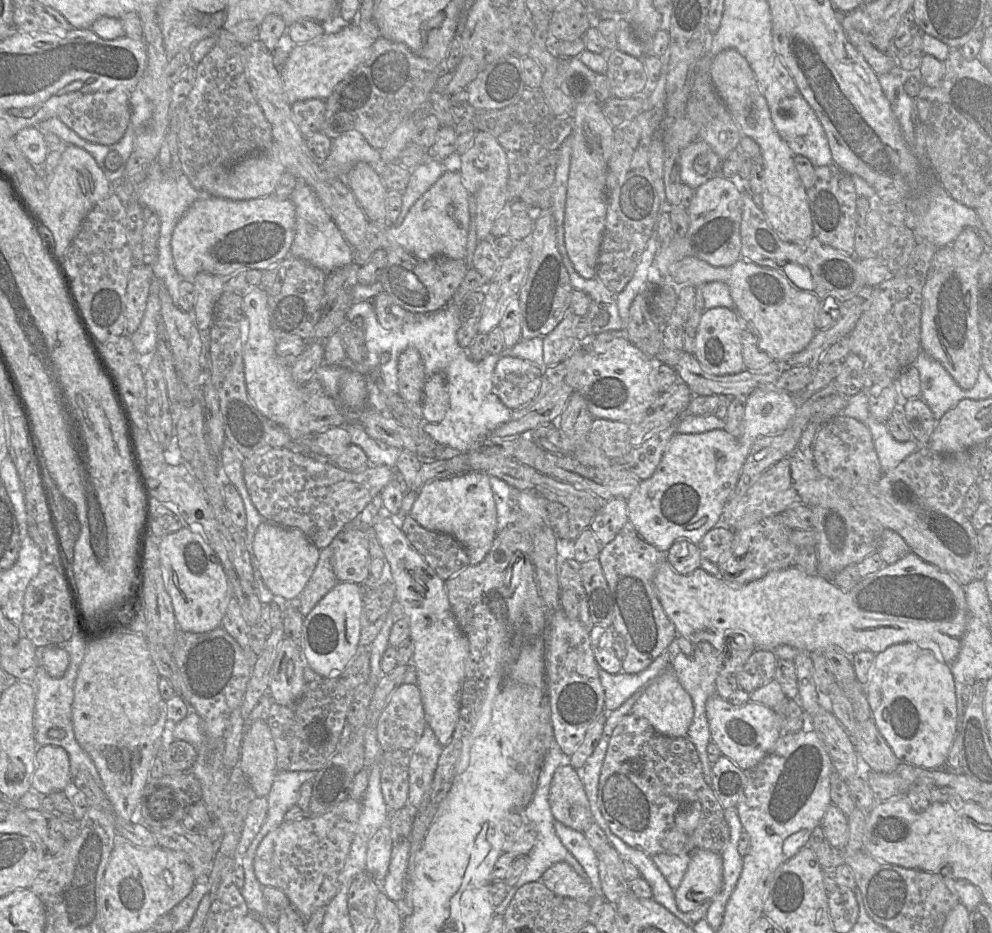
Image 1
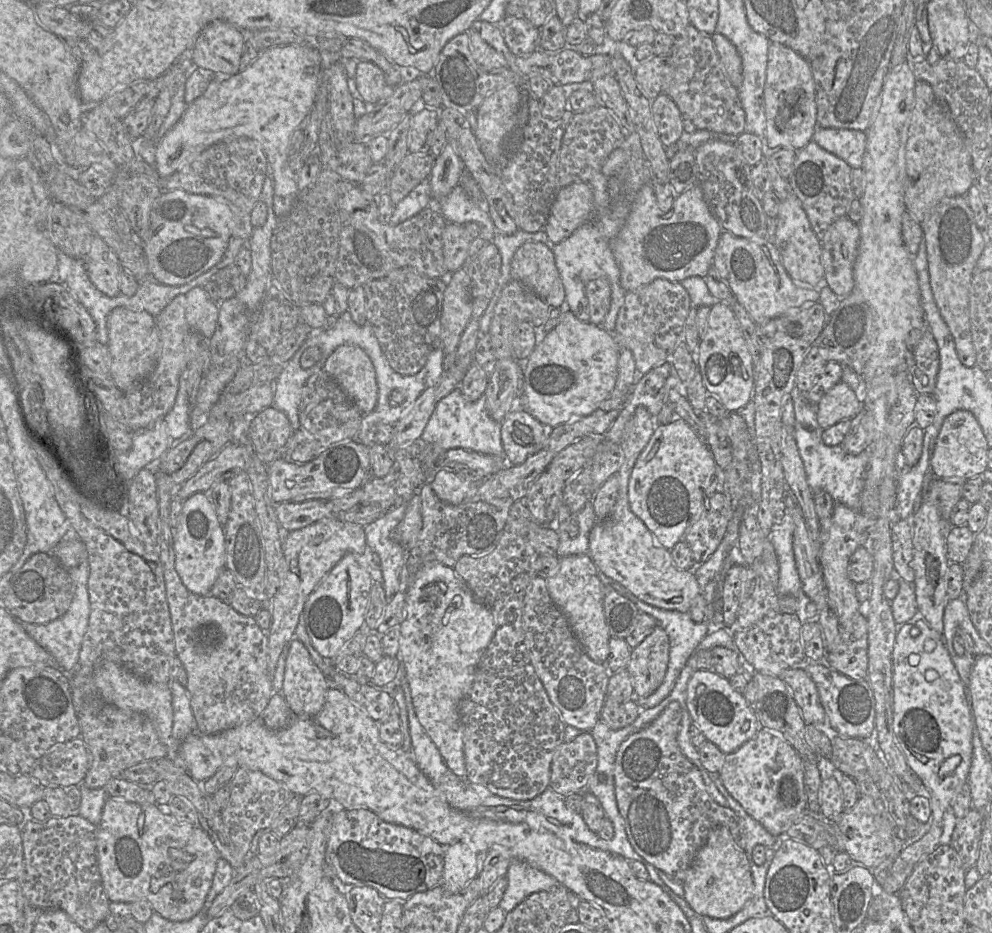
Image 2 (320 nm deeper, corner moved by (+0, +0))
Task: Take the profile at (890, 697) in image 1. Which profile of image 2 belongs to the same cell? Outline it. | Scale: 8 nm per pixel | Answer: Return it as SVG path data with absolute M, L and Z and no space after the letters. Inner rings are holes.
M923 619L914 624L905 623L897 632L892 654L892 685L893 734L908 766L922 782L932 810L929 830L916 842L905 844L882 886L885 892L898 894L916 865L941 845L943 814L951 808L958 790L967 783L972 758L973 714L966 687L951 660L942 635ZM927 639L932 639L936 644L932 652L924 650ZM911 654L920 657L916 666L908 662ZM929 669L939 674L935 681L928 682L925 679L925 672Z

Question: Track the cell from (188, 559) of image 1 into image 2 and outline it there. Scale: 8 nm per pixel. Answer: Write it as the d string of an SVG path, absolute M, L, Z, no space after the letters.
M196 492L183 500L178 524L173 530L175 570L183 585L193 594L207 596L225 569L225 541L223 526L210 499L204 492Z

